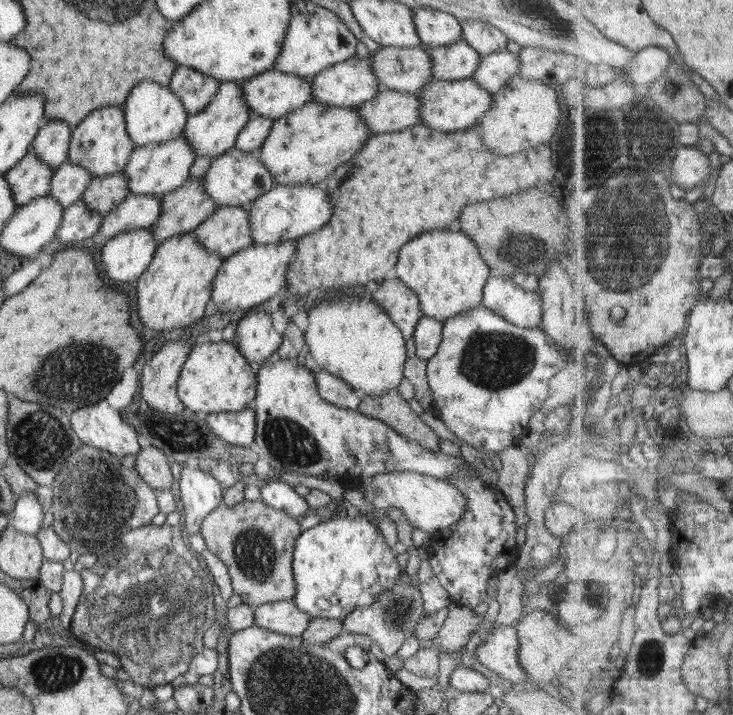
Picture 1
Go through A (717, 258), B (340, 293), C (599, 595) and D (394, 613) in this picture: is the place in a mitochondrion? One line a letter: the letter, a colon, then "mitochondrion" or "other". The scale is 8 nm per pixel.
A: other
B: other
C: mitochondrion
D: mitochondrion

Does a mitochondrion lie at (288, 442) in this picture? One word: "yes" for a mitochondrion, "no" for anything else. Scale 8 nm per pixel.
yes

